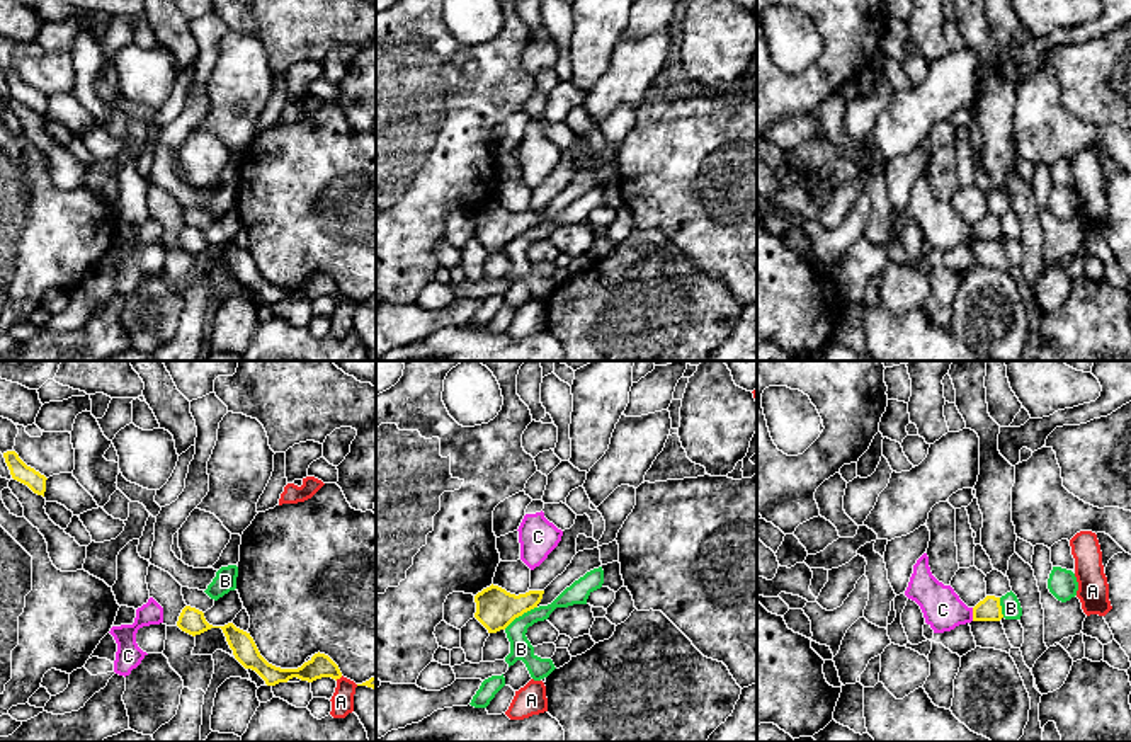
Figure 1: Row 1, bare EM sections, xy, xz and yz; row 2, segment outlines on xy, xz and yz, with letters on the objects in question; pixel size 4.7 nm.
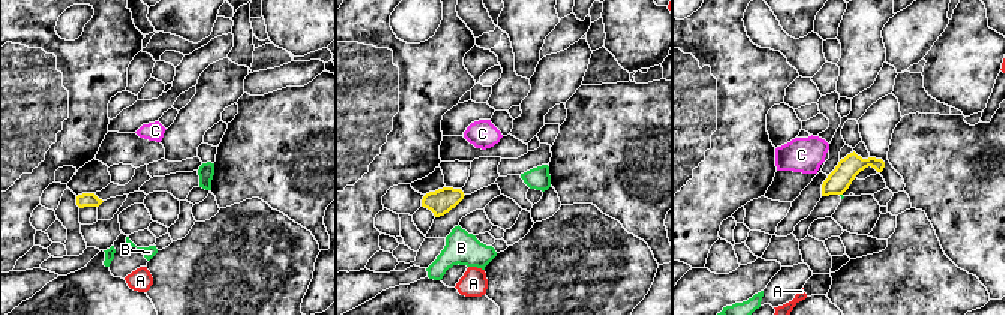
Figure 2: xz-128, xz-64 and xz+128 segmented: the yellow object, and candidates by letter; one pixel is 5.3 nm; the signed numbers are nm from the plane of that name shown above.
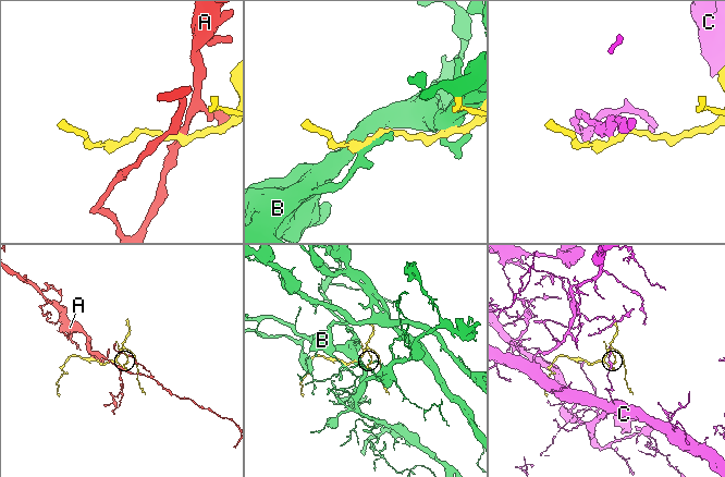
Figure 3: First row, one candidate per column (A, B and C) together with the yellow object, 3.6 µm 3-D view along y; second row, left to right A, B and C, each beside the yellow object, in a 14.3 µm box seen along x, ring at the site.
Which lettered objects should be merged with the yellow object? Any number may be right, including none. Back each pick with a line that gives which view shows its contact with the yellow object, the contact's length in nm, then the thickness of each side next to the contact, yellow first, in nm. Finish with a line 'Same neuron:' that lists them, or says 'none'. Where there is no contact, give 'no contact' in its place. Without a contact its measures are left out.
Same neuron: none

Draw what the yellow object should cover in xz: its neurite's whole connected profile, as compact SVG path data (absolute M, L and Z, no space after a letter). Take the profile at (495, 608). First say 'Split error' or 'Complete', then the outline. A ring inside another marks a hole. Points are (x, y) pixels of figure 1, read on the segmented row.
Complete. M492 584L475 596L475 618L488 630L488 633L497 633L505 630L515 618L537 608L543 594L544 591L529 591L515 596Z

